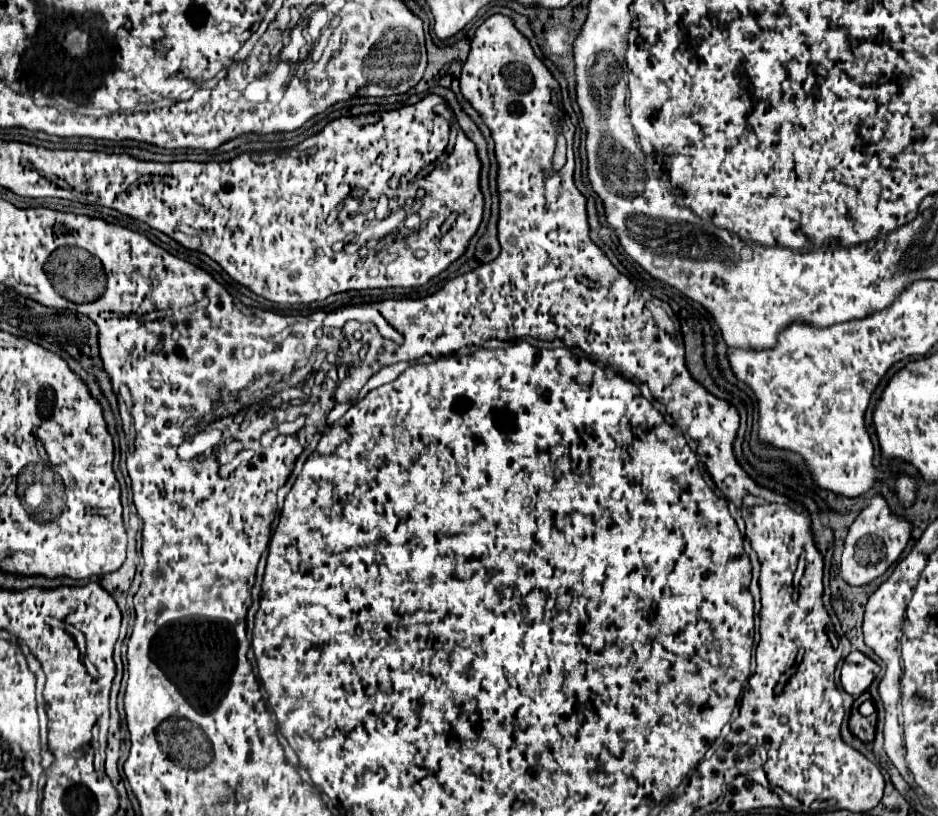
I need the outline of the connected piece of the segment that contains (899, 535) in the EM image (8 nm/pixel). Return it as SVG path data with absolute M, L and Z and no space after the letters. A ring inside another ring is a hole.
M876 494L870 504L858 514L854 524L850 526L850 532L846 536L844 544L844 554L842 554L842 568L840 576L850 584L850 586L862 586L872 582L874 578L882 576L904 552L910 532L912 532L912 522L906 520L904 516L898 516L892 512L888 502L884 500L882 494Z

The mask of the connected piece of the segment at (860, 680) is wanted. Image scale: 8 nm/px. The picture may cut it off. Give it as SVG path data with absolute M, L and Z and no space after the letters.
M854 650L846 656L842 666L842 676L840 676L842 688L852 696L860 696L862 692L868 690L868 686L872 684L878 672L880 672L880 666L874 660Z

